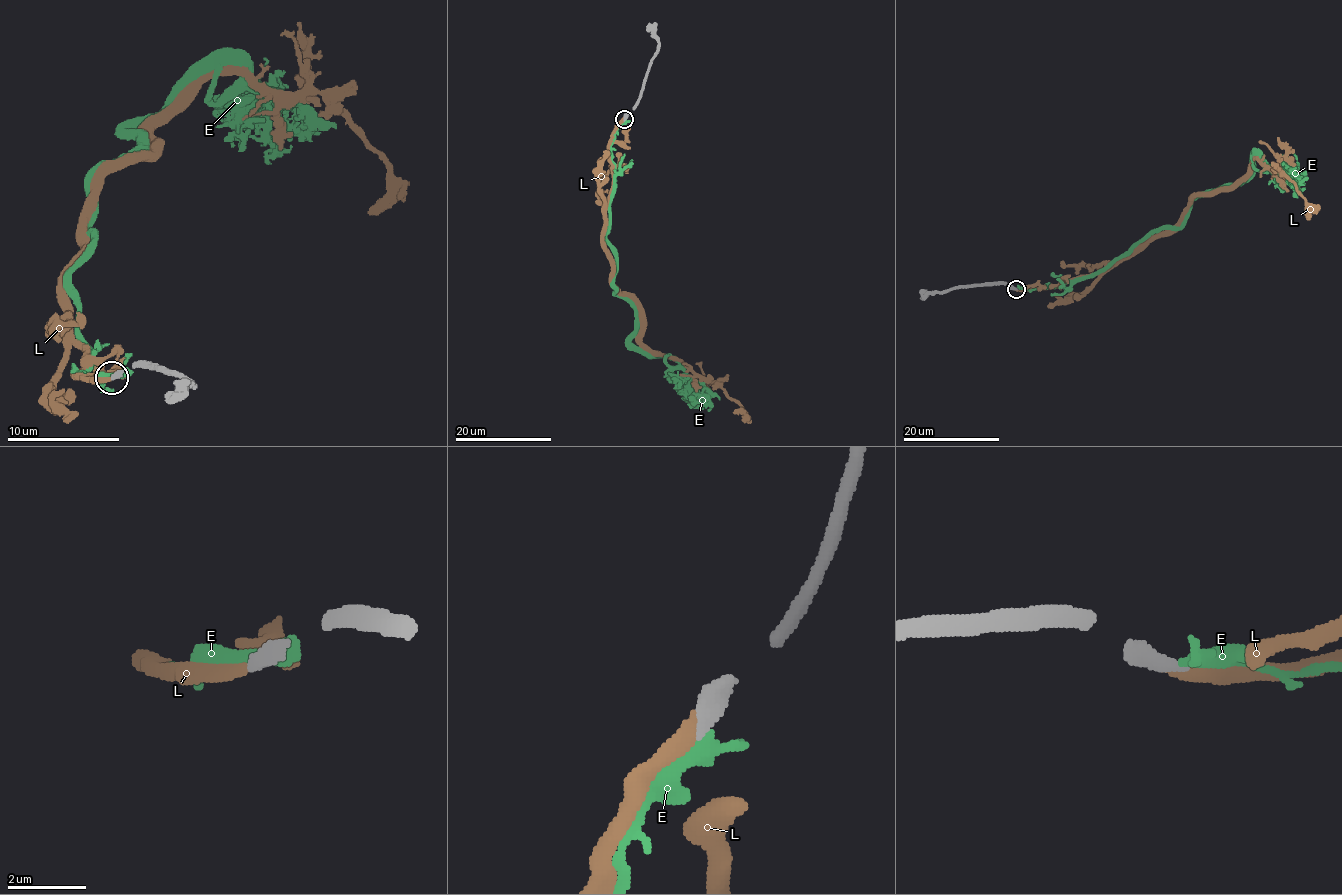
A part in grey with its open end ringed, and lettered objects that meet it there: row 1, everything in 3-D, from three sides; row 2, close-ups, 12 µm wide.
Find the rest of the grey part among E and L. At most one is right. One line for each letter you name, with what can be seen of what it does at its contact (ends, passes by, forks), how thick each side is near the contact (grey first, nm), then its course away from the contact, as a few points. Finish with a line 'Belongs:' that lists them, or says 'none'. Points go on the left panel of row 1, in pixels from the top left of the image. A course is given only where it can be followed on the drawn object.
L: it ends | 500/360 nm | via (112, 380), (76, 374), (64, 273), (81, 219), (214, 75), (324, 95), (388, 171), (369, 213)
Belongs: L

